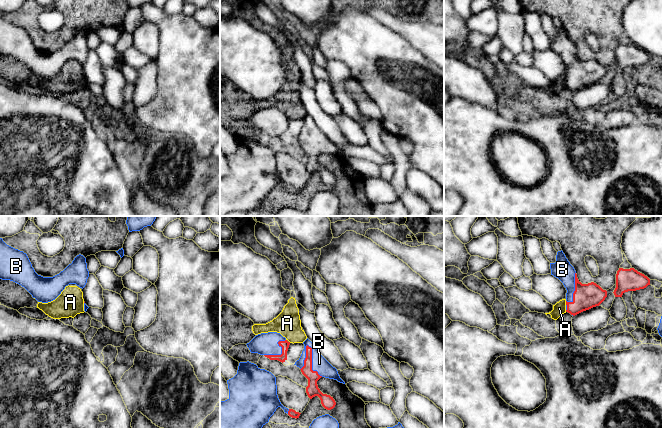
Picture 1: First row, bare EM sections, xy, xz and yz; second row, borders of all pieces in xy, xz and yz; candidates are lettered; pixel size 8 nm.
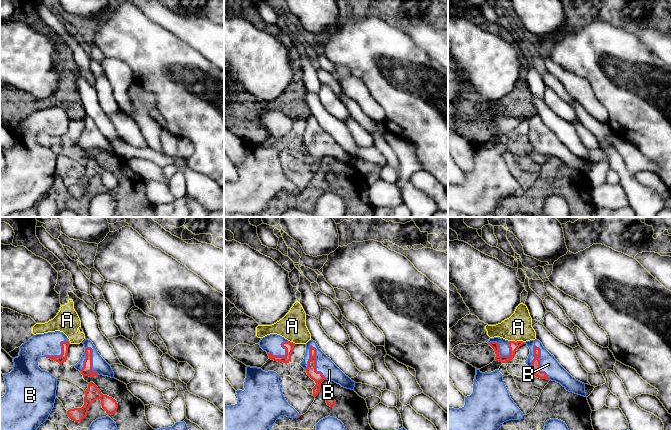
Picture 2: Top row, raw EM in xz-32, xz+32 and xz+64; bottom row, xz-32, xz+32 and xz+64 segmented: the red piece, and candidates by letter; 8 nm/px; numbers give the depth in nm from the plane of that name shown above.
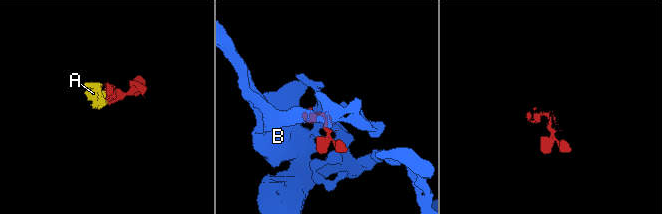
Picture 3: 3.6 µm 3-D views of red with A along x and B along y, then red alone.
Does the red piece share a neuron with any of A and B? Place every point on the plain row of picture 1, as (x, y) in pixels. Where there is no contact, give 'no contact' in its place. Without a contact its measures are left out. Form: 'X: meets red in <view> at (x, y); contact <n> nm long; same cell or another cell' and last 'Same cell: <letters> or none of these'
A: meets red in yz at (566, 79); contact 30 nm long; another cell
B: meets red in xz at (311, 138); contact 300 nm long; same cell
Same cell: B

